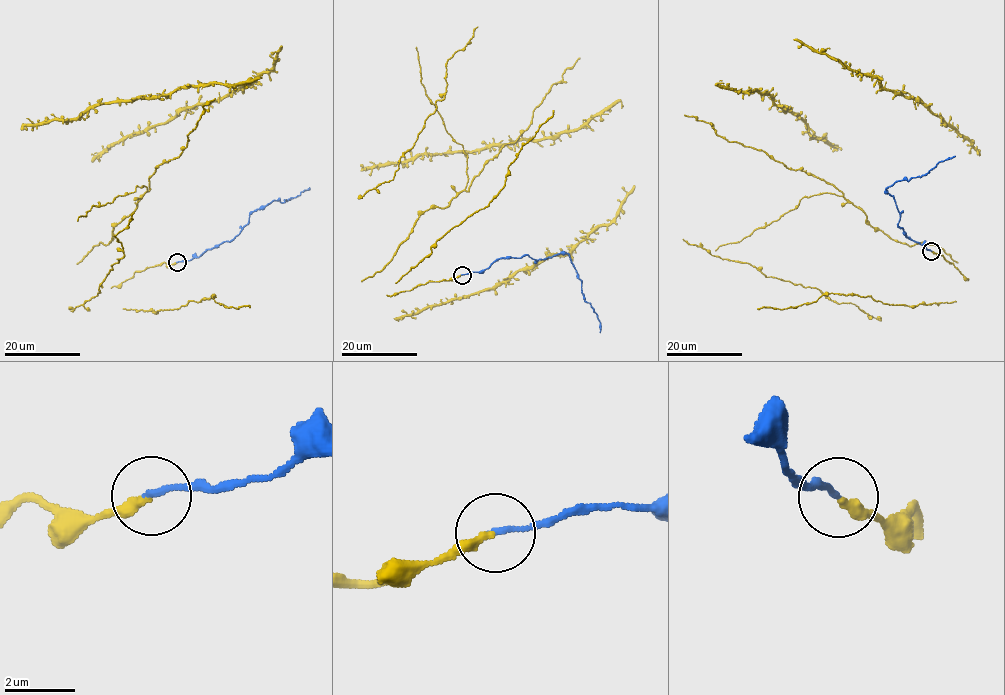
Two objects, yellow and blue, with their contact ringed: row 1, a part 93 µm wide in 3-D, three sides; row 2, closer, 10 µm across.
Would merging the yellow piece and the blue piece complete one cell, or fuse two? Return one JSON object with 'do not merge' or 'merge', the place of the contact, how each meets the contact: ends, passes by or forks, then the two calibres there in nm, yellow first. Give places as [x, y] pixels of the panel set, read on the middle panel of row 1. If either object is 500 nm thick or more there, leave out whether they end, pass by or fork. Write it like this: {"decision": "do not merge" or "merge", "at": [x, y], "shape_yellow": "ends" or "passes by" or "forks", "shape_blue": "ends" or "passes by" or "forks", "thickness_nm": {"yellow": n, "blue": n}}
{"decision": "merge", "at": [462, 275], "shape_yellow": "ends", "shape_blue": "ends", "thickness_nm": {"yellow": 240, "blue": 150}}

